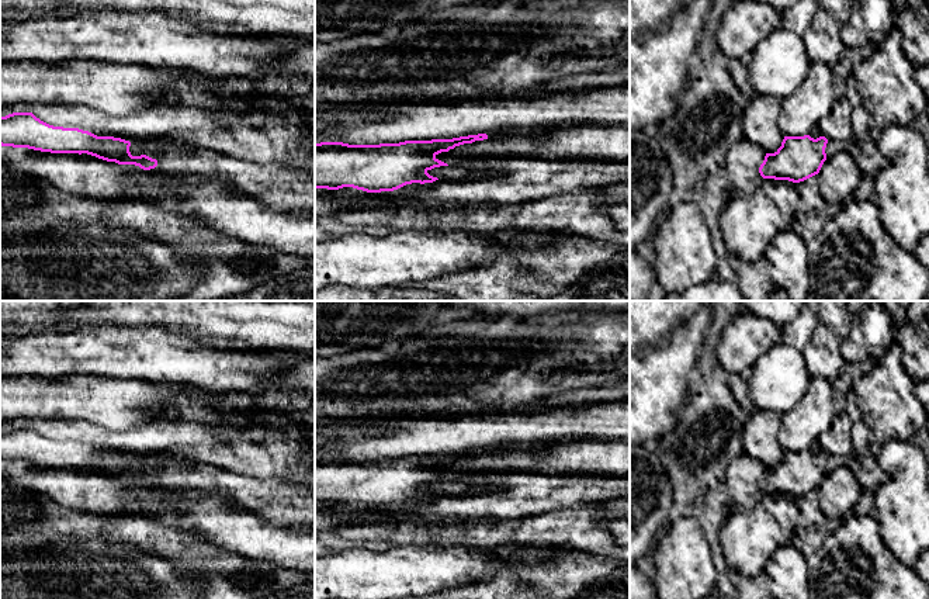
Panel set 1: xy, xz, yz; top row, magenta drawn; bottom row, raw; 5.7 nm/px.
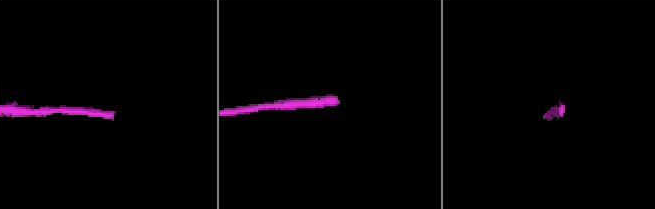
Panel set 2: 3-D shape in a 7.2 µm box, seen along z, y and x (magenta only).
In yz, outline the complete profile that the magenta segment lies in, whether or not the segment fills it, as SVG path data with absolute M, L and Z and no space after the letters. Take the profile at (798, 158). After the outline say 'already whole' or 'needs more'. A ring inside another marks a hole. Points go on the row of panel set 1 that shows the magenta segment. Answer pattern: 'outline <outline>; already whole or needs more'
outline M784 136L774 153L766 153L759 173L763 179L804 181L819 173L826 160L826 143L825 136Z; already whole

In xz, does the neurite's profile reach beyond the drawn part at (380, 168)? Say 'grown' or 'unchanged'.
grown

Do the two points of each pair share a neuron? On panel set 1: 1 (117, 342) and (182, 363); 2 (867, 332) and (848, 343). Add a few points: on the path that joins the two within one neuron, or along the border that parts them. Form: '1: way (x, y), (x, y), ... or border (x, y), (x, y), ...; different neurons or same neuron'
1: way (132, 353), (166, 357); same neuron
2: way (863, 336), (856, 343), (852, 343); same neuron

